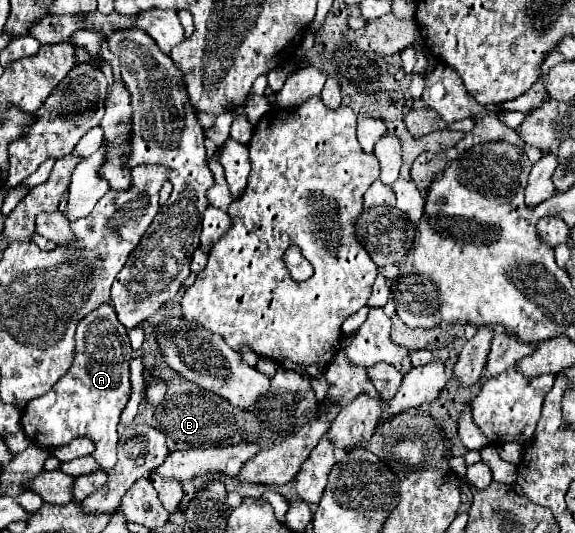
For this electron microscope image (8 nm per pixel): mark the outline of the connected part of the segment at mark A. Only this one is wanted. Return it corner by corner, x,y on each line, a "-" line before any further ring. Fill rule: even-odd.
105,303
85,315
77,325
75,357
69,373
65,373
65,377
61,377
49,393
31,399
23,409
21,425
31,443
55,449
77,437
89,437
95,443
91,457
97,461
101,471
113,469
117,461
117,423
131,393
131,353
133,349
129,345
127,329
117,321
117,313
113,313
111,303

